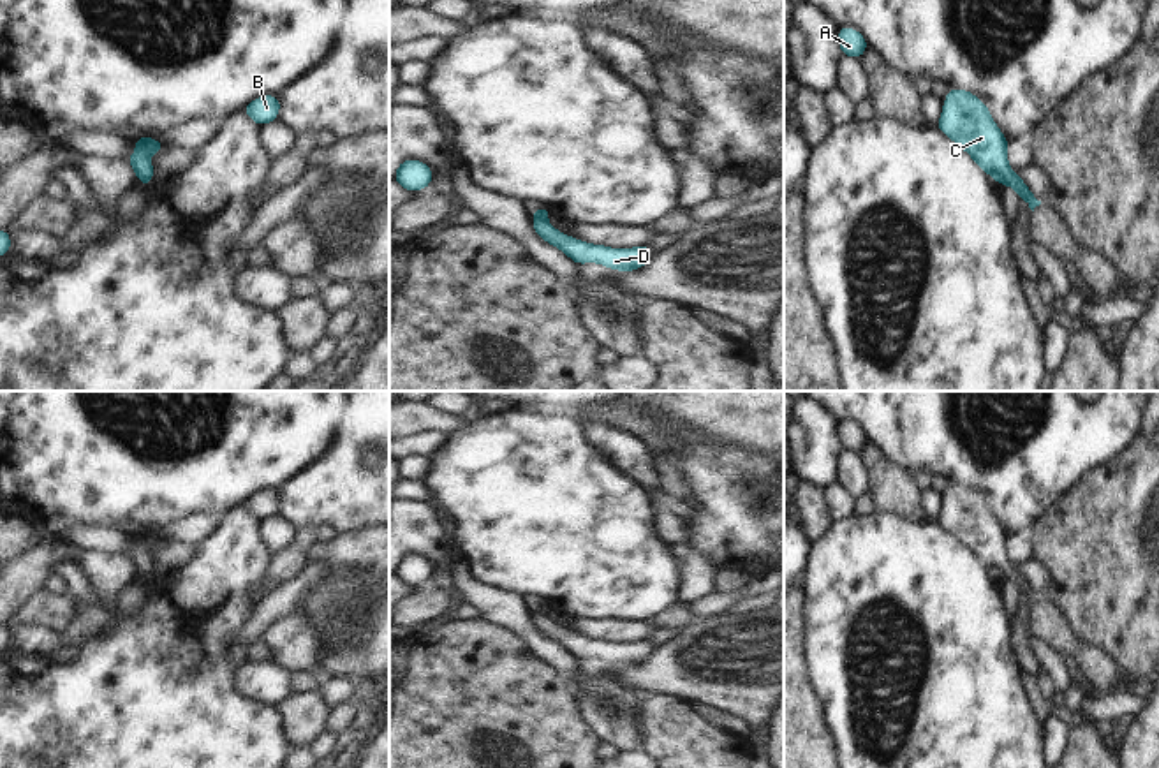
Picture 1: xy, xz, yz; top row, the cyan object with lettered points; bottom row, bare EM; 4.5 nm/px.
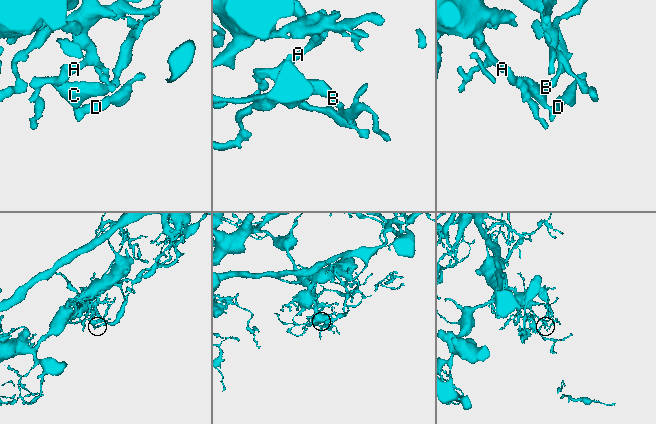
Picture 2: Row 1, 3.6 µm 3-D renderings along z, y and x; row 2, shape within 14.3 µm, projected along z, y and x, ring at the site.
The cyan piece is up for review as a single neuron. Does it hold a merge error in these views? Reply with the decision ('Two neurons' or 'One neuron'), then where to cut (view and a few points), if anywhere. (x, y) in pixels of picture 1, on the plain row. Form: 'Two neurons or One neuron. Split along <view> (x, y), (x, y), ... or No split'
One neuron. No split.

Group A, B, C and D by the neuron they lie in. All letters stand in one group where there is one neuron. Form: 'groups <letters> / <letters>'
groups A B C D

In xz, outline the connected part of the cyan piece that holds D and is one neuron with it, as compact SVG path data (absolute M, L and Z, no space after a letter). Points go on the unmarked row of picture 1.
M534 602L532 620L537 631L567 648L578 661L583 657L601 657L611 666L632 666L643 662L653 650L646 639L636 643L608 643L571 632L548 618L546 611L550 608L553 606L548 602Z

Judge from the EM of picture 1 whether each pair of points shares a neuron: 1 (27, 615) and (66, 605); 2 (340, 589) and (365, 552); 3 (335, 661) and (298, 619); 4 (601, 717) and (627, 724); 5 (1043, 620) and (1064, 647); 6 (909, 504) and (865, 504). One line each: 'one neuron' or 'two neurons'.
1: one neuron
2: two neurons
3: two neurons
4: one neuron
5: one neuron
6: two neurons

